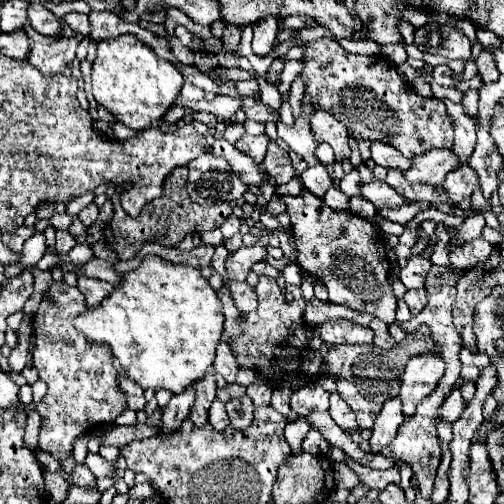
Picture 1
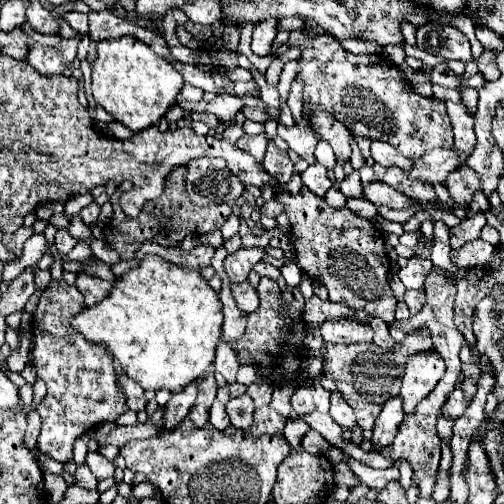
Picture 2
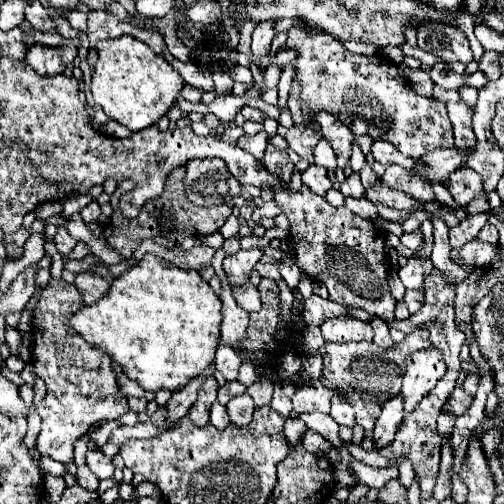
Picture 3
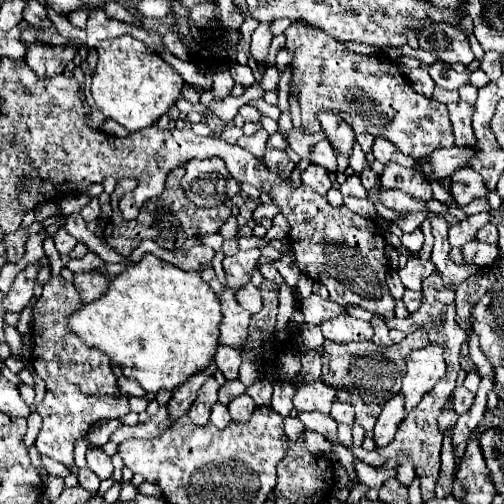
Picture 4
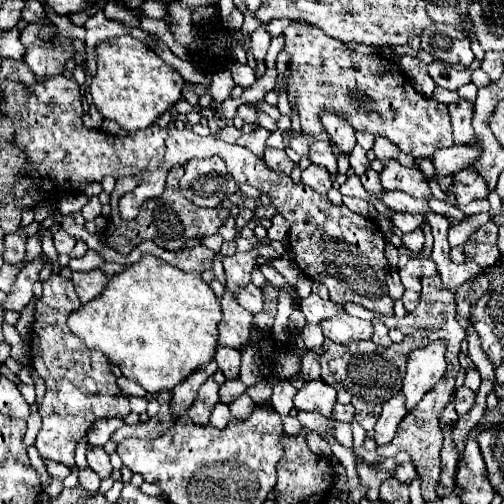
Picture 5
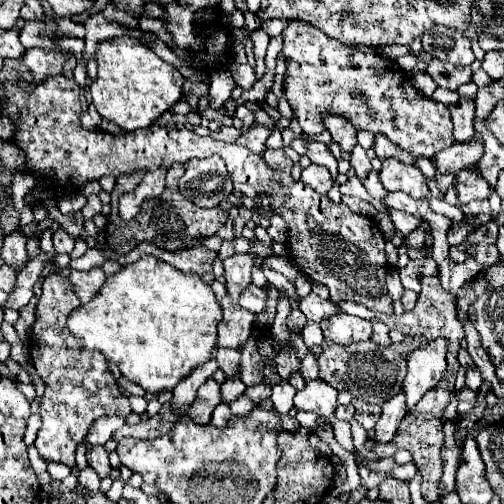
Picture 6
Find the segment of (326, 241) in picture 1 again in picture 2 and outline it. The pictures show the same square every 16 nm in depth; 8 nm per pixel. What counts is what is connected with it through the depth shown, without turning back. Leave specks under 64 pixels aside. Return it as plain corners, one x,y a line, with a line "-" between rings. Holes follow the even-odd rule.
302,188
296,196
276,192
276,200
284,204
284,212
292,224
290,238
296,248
296,264
310,278
328,288
330,302
344,304
352,310
364,310
386,324
394,322
396,298
388,284
384,238
378,228
348,208
330,208
324,198
308,192
306,188

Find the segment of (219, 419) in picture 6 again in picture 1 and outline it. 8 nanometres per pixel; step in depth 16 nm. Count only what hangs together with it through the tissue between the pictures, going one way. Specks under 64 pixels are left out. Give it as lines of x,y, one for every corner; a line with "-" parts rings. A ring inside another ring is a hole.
214,400
214,404
212,404
212,408
210,408
210,420
208,420
216,430
224,430
228,424
230,424
230,420
228,420
228,414
226,414
226,408
224,408
224,404
220,402
220,400

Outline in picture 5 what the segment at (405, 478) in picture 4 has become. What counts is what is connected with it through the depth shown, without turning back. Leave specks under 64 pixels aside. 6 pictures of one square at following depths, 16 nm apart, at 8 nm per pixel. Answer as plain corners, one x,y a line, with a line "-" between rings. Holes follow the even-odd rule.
404,462
404,464
396,464
394,466
394,470
396,470
396,478
400,480
400,482
404,482
404,484
410,484
412,480
414,480
414,476
416,476
416,468
410,464
410,462

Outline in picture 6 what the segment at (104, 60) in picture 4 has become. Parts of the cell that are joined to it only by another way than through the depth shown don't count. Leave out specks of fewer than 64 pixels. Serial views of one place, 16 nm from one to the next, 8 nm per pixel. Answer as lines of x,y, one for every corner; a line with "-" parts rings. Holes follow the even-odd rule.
120,36
100,42
96,60
98,76
90,84
92,102
106,120
116,122
126,132
148,128
182,98
182,74
138,42
138,38

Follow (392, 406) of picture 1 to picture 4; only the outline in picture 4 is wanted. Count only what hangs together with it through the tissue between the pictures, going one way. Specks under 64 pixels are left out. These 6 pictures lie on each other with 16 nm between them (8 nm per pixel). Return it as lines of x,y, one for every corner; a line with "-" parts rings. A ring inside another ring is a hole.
396,394
382,406
382,414
376,420
374,426
374,442
376,446
386,446
394,440
394,434
404,418
404,396

